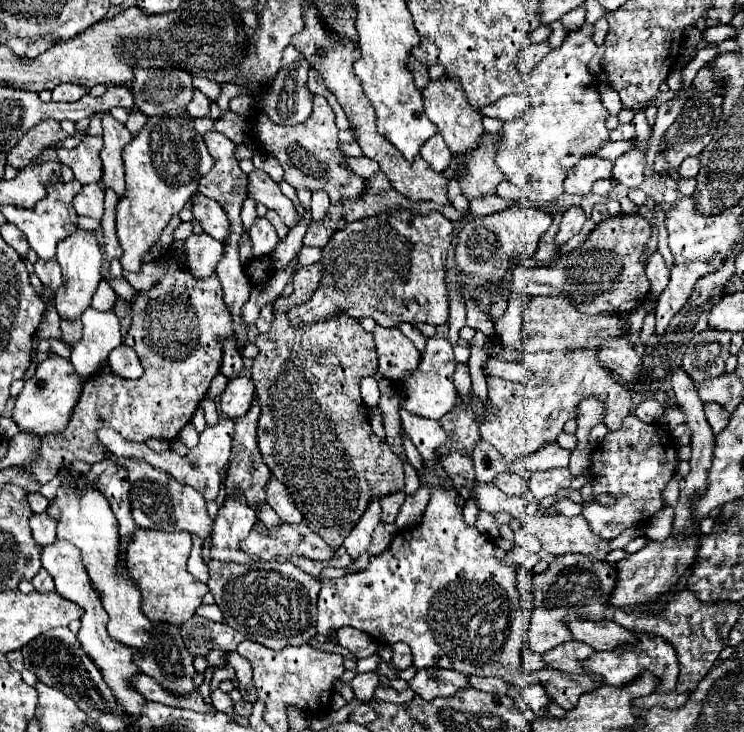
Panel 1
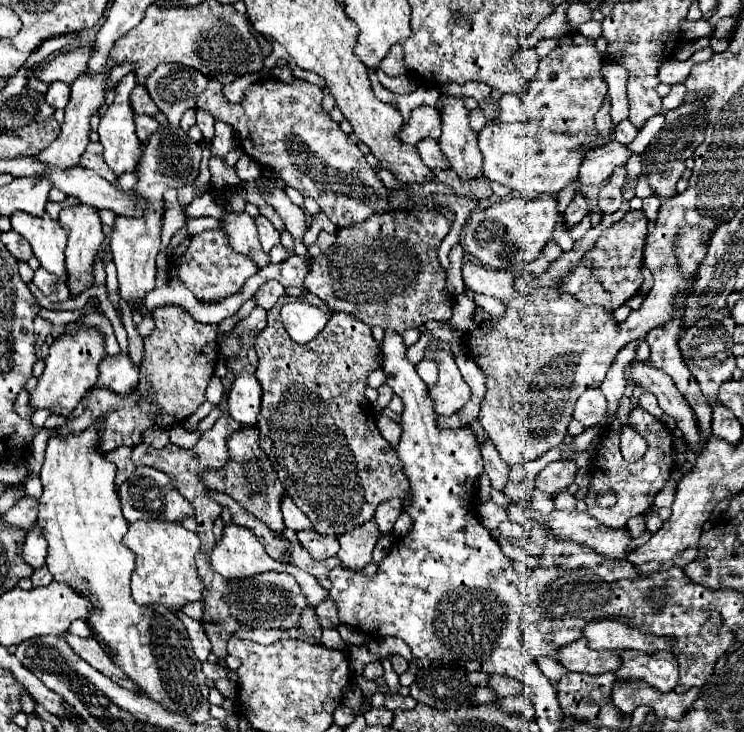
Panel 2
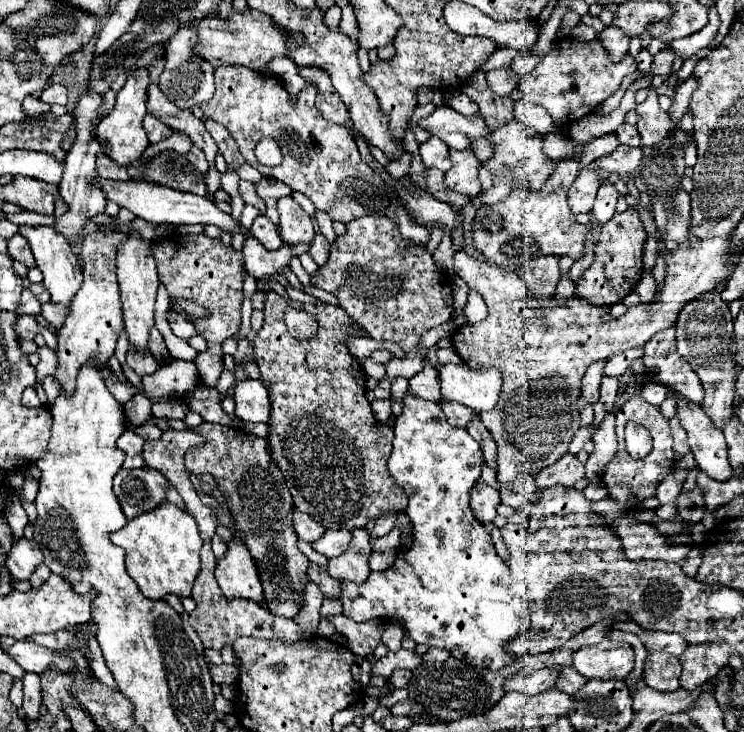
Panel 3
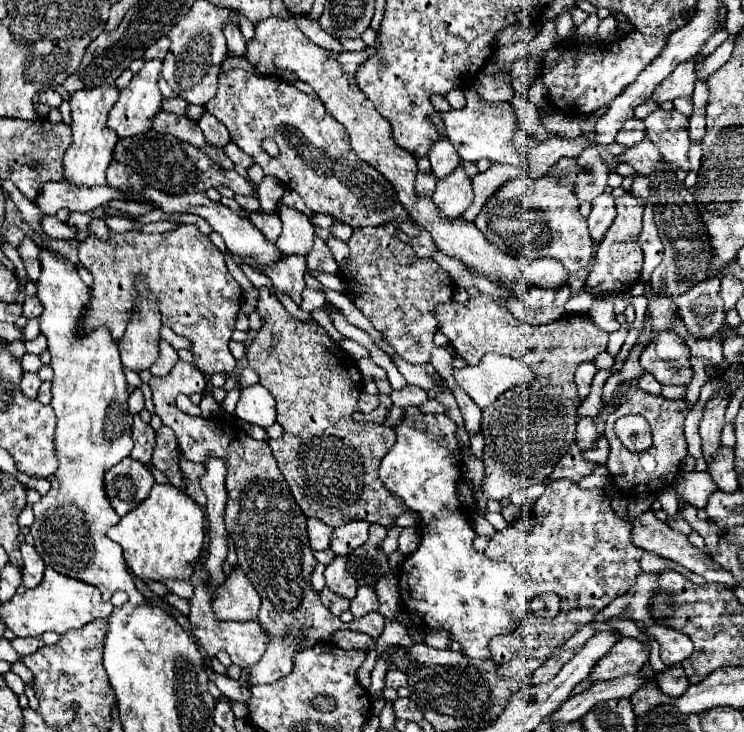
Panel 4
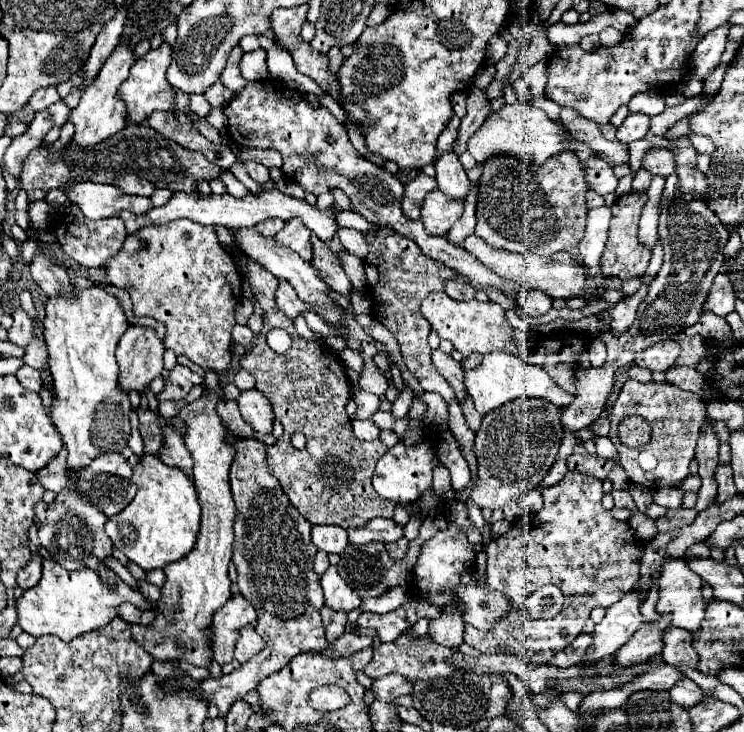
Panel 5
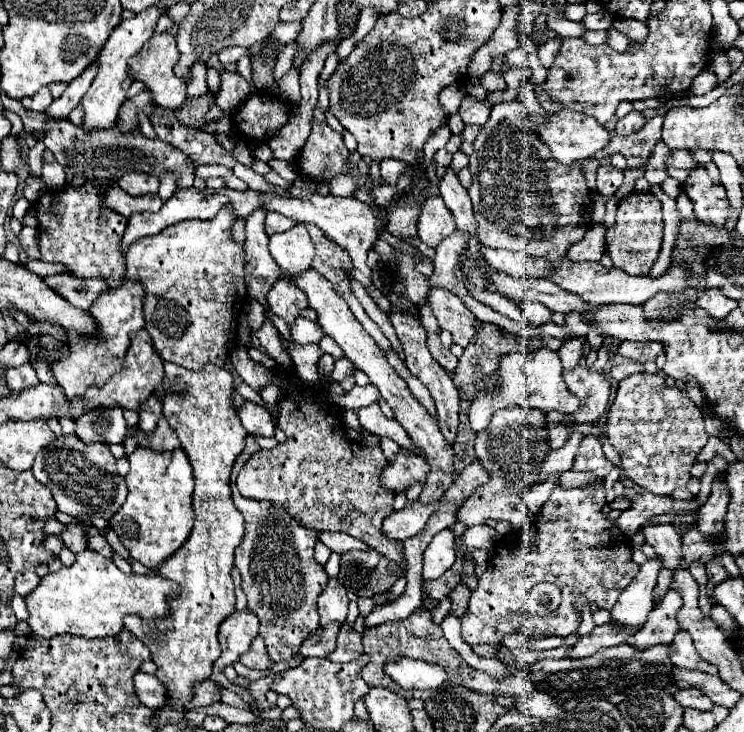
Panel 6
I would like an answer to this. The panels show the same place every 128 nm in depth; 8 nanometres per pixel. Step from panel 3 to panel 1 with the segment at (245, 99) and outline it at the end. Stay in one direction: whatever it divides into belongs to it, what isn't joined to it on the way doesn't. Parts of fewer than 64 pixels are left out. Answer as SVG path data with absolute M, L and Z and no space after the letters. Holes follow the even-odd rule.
M314 96L314 112L304 124L278 126L272 124L272 120L264 116L264 112L260 112L254 122L256 142L280 160L284 168L284 180L294 188L310 188L312 192L326 190L332 204L340 200L354 200L356 196L360 196L360 190L364 190L364 178L352 174L344 166L346 156L338 152L338 126L334 124L334 118L336 114L326 98Z

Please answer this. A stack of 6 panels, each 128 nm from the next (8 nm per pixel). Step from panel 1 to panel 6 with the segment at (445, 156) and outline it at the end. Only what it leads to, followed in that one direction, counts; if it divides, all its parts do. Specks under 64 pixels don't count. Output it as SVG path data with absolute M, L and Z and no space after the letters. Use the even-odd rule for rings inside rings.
M446 168L446 174L440 178L438 186L440 186L440 196L444 198L448 210L454 214L456 226L464 228L464 232L468 232L470 240L468 240L466 250L470 252L470 256L482 258L482 254L478 250L480 240L476 240L476 220L474 220L474 210L472 210L468 190L460 184L460 180L452 168Z

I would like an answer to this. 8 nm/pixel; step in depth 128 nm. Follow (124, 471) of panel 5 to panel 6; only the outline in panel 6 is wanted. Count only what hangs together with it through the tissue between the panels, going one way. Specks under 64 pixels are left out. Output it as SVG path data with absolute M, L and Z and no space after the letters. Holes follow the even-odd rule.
M76 436L56 438L52 448L40 452L34 460L32 472L38 482L50 488L60 512L70 516L96 514L110 518L126 500L126 480L116 470L116 458L104 444L80 444Z

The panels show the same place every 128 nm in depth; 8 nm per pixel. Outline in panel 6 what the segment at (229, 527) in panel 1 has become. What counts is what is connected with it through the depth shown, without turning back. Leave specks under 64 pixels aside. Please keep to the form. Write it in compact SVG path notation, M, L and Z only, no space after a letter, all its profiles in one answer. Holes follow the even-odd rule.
M234 610L220 624L218 642L220 642L222 654L214 662L214 668L224 670L232 662L236 662L240 658L240 654L244 650L248 650L252 640L258 636L258 626L260 626L260 620L258 620L258 616L254 612L250 612L250 610L242 610L242 612Z

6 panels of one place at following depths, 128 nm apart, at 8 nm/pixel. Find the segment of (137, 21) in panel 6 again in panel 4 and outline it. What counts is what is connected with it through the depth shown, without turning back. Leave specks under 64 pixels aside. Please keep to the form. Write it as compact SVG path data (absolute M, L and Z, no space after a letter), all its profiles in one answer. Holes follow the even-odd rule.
M108 86L108 88L92 88L92 90L78 90L74 94L70 94L70 110L72 110L72 146L66 150L64 154L64 182L72 184L72 186L104 186L106 184L106 168L112 162L112 152L116 146L116 132L112 132L106 126L106 118L108 112L112 110L112 106L118 100L118 90L116 86Z

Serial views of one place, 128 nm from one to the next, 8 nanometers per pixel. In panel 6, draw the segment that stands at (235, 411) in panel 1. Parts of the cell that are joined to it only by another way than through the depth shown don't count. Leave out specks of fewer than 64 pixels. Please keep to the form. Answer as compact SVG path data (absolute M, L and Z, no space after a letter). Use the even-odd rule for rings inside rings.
M244 402L238 410L238 416L242 420L242 426L252 436L274 436L274 422L264 406L258 406L254 402Z

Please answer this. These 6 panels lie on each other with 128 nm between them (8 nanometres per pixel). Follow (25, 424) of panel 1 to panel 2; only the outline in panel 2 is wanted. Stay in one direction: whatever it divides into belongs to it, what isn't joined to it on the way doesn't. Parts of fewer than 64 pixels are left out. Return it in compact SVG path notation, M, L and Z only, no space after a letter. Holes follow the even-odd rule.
M68 324L68 332L50 346L50 354L44 360L44 372L38 378L36 390L30 392L28 404L34 410L50 410L56 416L68 416L78 406L84 392L96 384L98 362L104 356L104 336L98 328L92 326L86 330L76 330L72 324Z

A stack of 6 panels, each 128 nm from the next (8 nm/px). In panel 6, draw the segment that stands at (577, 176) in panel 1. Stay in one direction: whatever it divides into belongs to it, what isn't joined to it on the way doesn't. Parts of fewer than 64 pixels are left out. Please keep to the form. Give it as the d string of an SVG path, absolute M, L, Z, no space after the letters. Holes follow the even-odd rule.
M670 150L664 164L666 164L668 176L684 182L688 178L688 172L692 172L692 166L696 162L692 160L692 154L688 150Z

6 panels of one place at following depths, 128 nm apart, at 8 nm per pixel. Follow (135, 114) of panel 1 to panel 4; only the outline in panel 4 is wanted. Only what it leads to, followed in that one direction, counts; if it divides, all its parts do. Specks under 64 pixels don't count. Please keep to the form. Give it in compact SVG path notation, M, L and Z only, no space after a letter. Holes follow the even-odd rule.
M158 112L152 120L152 130L156 130L158 134L172 134L172 136L180 138L182 142L188 142L198 148L204 148L204 144L206 144L204 134L198 128L198 124L192 124L190 120L186 120L186 116Z

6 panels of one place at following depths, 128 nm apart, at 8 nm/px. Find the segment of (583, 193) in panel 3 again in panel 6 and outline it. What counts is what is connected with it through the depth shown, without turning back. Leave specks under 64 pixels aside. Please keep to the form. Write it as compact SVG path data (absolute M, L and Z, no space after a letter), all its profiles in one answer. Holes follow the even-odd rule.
M602 164L596 172L596 186L598 186L598 192L602 196L614 196L614 192L620 188L622 184L622 178L624 178L624 172L614 168L612 164Z

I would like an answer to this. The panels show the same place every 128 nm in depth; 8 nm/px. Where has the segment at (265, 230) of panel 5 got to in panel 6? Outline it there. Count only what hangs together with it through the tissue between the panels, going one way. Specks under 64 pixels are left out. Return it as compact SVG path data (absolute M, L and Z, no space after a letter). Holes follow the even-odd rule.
M270 212L270 214L266 214L266 234L270 236L270 234L276 234L276 232L286 232L286 230L290 230L296 222L292 222L292 220L288 220L286 216L280 216L278 212Z

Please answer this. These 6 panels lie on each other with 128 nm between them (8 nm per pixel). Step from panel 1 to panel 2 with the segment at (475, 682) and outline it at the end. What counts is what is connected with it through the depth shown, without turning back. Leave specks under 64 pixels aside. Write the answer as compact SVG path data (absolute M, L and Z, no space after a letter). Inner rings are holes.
M490 676L488 678L488 686L496 692L496 696L504 698L504 696L512 696L512 694L520 694L520 682L512 680L508 676Z

